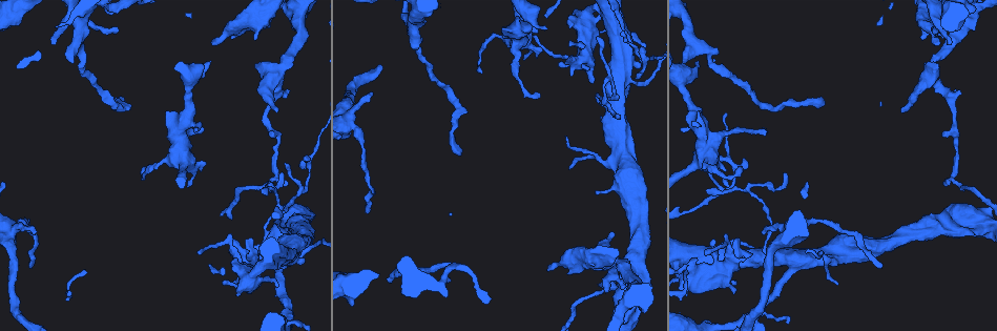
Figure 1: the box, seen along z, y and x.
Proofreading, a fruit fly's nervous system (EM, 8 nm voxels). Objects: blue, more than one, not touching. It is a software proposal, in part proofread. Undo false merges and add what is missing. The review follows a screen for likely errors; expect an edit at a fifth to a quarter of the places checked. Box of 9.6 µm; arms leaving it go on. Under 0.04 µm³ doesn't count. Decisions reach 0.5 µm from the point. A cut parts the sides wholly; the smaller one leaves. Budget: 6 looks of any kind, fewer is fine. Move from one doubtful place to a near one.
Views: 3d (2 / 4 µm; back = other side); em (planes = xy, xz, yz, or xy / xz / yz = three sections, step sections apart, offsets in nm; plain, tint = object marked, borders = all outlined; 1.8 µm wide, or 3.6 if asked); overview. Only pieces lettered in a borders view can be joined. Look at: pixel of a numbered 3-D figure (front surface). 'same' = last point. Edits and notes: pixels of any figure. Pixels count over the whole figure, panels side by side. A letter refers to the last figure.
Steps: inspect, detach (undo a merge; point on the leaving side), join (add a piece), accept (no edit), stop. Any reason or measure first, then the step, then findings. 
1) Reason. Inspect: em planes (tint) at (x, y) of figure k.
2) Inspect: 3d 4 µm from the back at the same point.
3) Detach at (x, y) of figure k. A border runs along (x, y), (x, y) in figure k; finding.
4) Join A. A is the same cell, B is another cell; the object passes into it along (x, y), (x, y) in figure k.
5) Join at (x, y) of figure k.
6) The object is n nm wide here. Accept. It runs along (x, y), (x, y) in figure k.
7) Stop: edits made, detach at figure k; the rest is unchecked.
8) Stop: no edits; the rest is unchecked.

Thick turns thin. Inspect: em 3.6 µm planes (borders) at (251, 282) of figure 1.

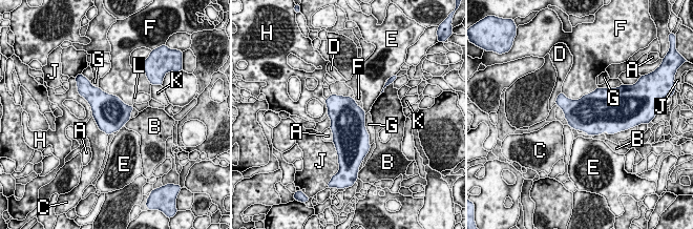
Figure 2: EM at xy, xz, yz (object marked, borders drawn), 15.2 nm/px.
The object is 500 nm wide here. Accept. A, B, C, D, E, F, G, H, J, K and L are other cells; a border runs along (124, 124), (120, 130) in figure 2; all the same neuron.

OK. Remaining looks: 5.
Thick turns thin. Inspect: em planes (borders) at (21, 221) of figure 1.

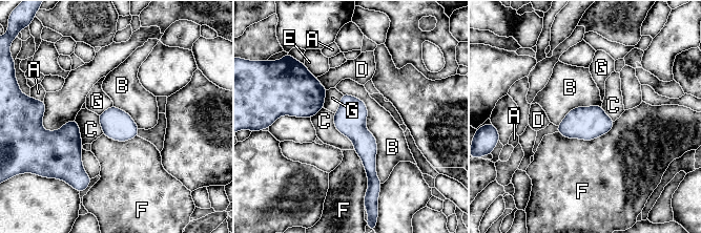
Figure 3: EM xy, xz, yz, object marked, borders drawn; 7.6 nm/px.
The object is 220 nm wide here. Accept. A, B, C, D, E, F and G are other cells; all the same neuron.

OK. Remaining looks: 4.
End of a long branch. Inspect: 3d 4 µm at (823, 103) of figure 1.

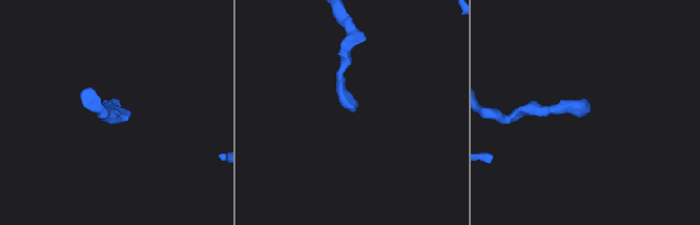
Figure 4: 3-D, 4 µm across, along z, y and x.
Shape alone is not enough. Inspect: em planes (borders) at (590, 107) of figure 4.

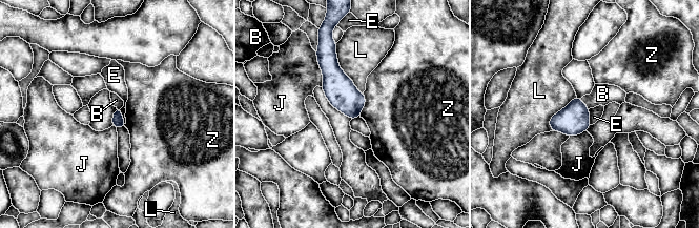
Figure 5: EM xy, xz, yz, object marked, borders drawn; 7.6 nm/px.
Accept. B, E, J, L and Z are other cells; a border runs along (589, 108), (589, 122), (591, 124) in figure 5; none of them fits.

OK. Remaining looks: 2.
Stop: no edits; the rest is unchecked.

